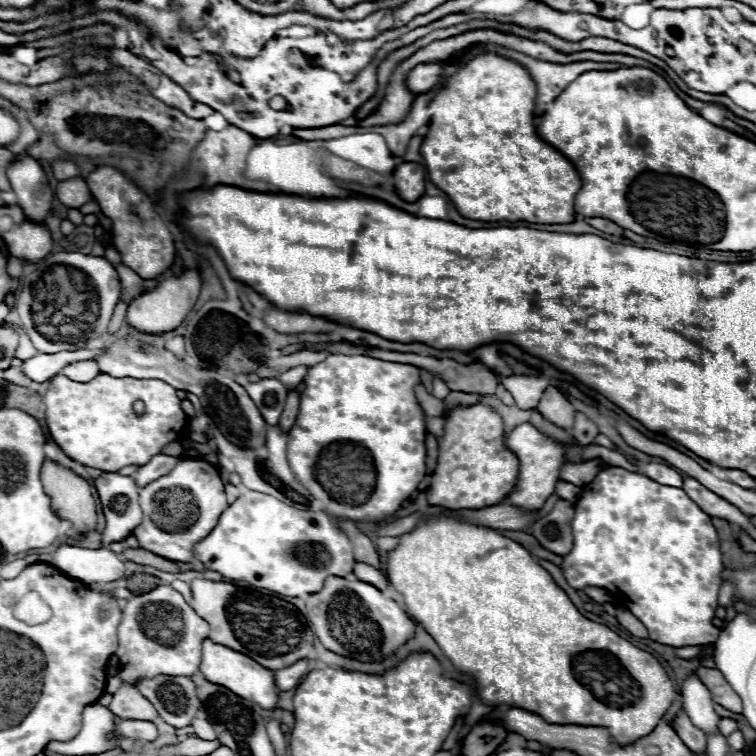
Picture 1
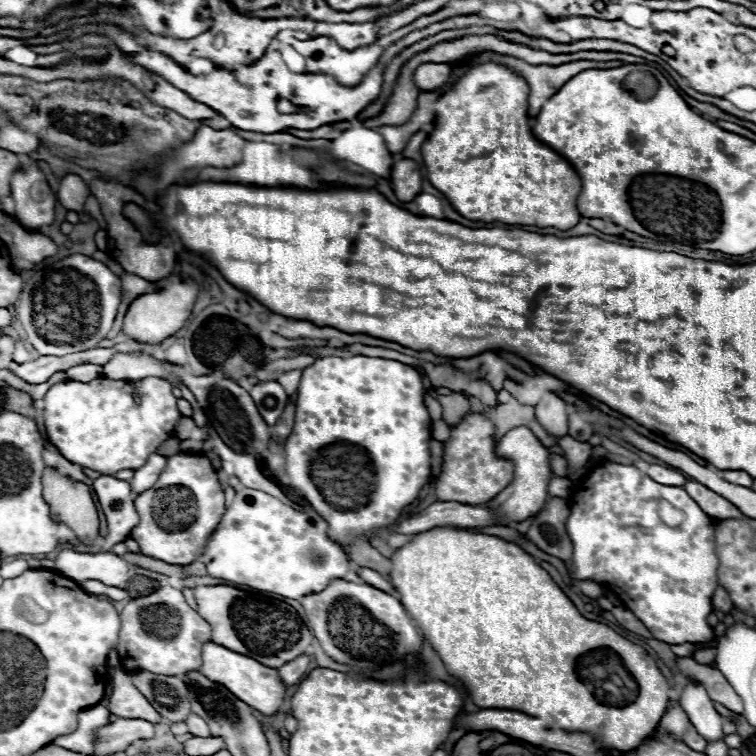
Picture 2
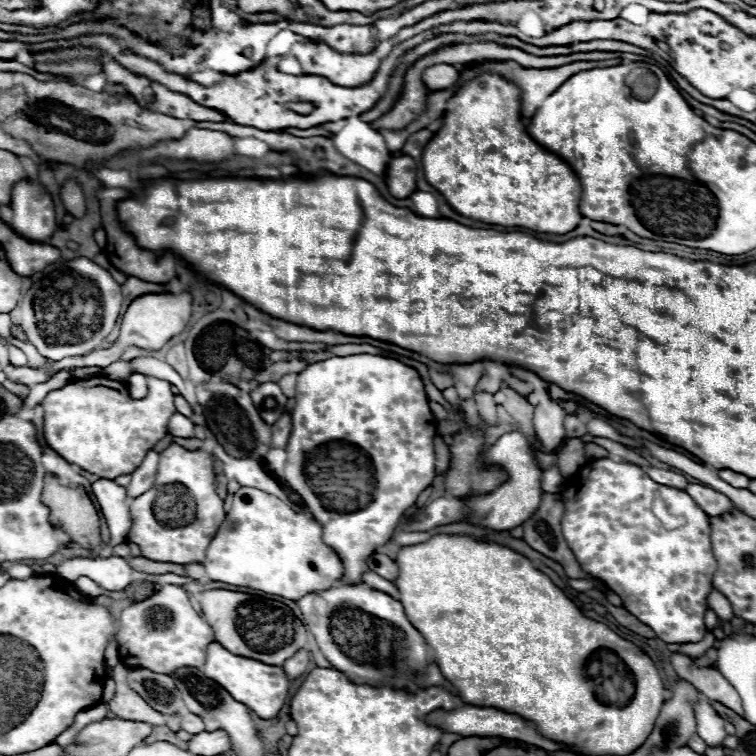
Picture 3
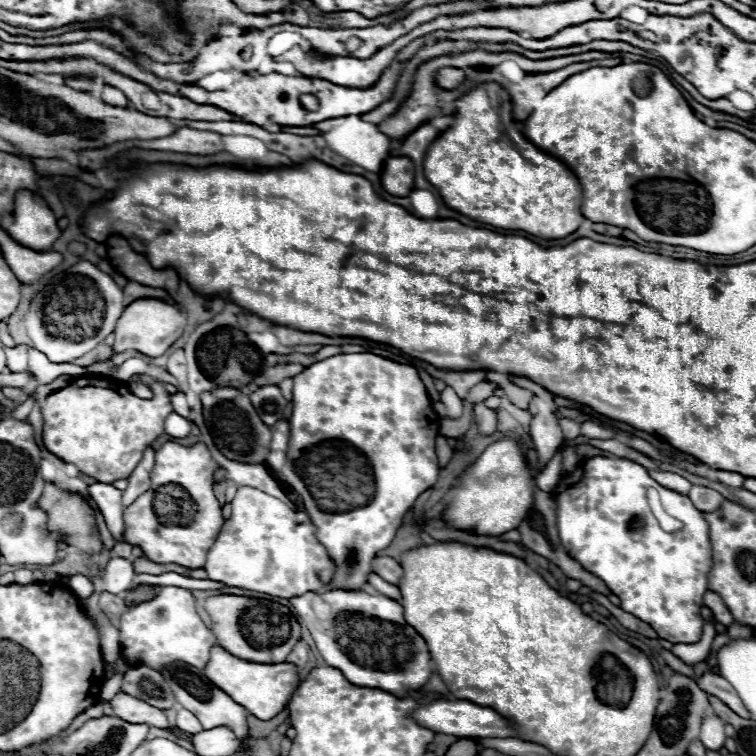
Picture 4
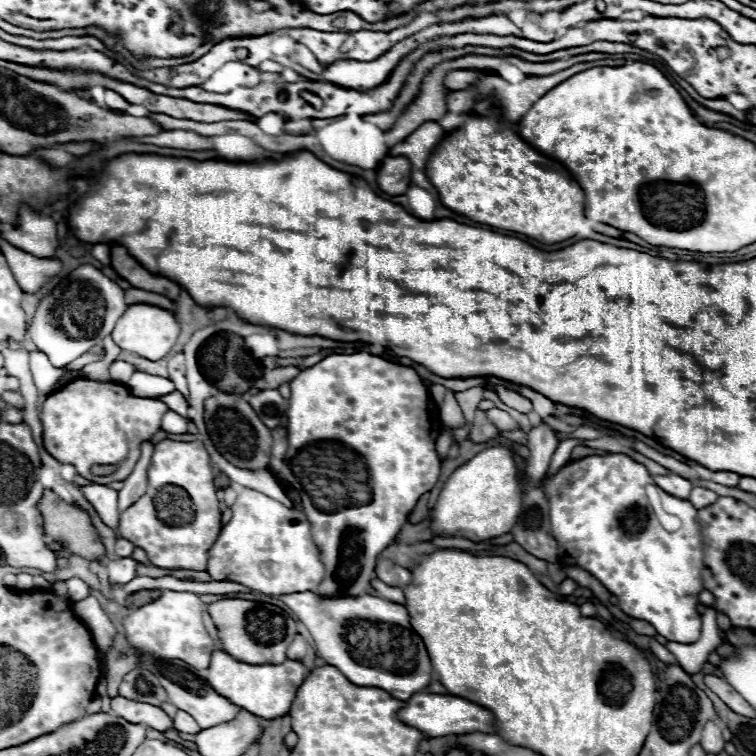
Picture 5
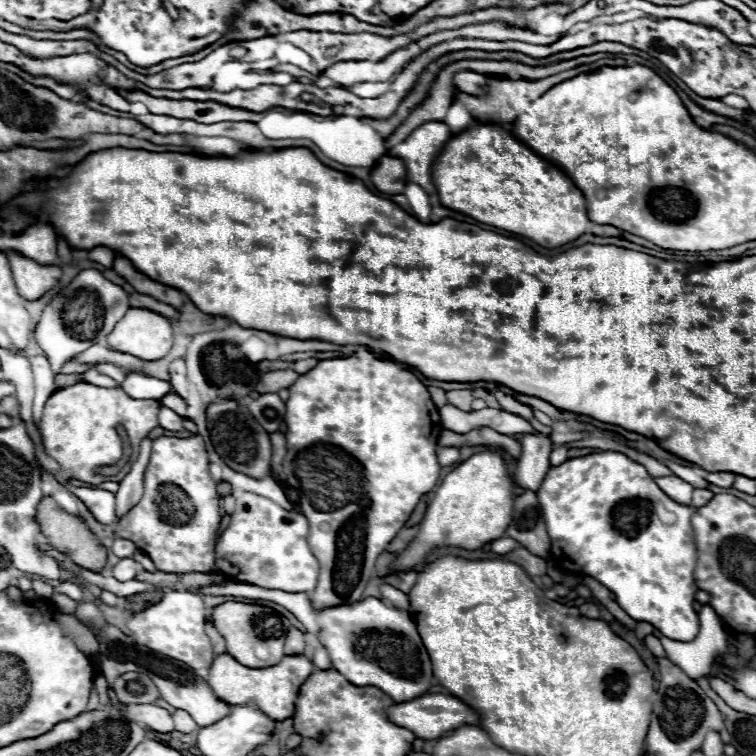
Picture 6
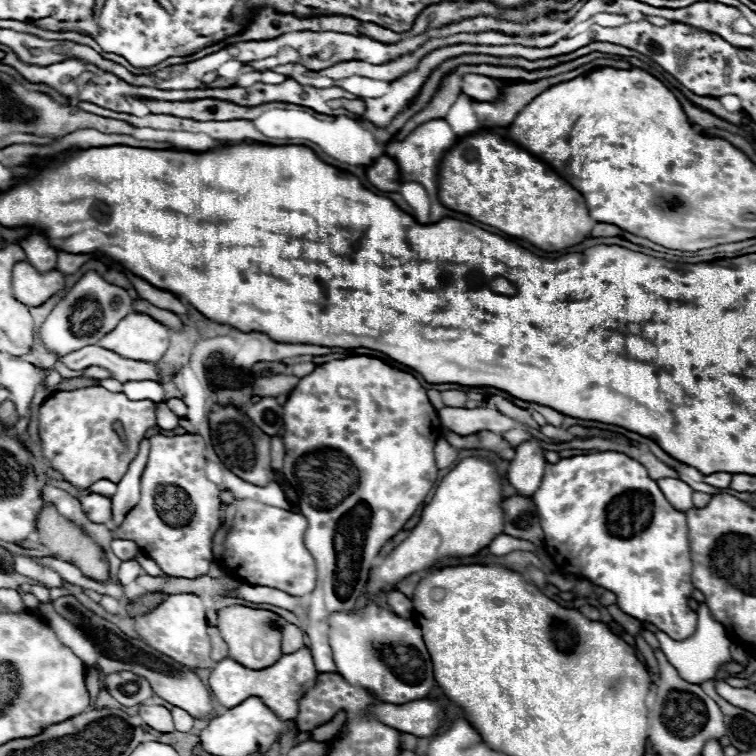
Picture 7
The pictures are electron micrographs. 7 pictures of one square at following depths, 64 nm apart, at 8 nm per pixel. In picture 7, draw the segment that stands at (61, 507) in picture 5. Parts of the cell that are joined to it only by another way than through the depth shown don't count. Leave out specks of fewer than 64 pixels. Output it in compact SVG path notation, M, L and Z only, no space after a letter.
M44 506L40 510L40 514L38 514L38 536L40 536L40 542L56 558L62 558L62 560L74 564L76 568L80 568L80 572L86 578L92 578L96 582L108 582L108 562L106 562L104 550L90 536L86 536L80 528L76 528L70 520L60 516L54 506Z

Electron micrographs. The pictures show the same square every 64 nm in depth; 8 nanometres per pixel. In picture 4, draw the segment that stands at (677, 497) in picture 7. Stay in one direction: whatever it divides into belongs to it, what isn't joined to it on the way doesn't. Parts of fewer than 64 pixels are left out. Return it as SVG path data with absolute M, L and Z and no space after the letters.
M650 472L650 476L652 476L660 486L664 486L664 488L668 488L668 490L674 490L674 492L678 492L678 494L684 494L684 496L688 494L688 490L690 490L690 486L692 486L686 478L674 474L674 472Z

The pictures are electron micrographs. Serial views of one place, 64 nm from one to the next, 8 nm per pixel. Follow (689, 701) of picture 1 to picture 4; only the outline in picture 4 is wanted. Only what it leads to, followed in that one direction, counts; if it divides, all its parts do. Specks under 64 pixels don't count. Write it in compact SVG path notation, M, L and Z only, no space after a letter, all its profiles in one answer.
M706 716L700 730L700 742L706 746L706 750L720 750L724 740L724 722L718 716Z

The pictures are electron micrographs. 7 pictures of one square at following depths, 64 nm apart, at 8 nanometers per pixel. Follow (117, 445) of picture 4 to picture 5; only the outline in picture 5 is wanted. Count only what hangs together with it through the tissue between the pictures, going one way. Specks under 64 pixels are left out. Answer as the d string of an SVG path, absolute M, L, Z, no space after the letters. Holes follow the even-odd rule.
M78 378L62 386L54 394L50 394L42 404L40 420L44 428L44 448L58 462L72 464L76 472L90 482L104 482L104 484L118 482L118 480L124 480L132 472L134 464L140 458L140 444L144 440L150 440L152 434L160 430L160 420L166 410L168 406L160 398L136 398L122 384L100 384L100 382ZM94 464L116 466L116 472L112 472L110 476L96 476L92 474Z

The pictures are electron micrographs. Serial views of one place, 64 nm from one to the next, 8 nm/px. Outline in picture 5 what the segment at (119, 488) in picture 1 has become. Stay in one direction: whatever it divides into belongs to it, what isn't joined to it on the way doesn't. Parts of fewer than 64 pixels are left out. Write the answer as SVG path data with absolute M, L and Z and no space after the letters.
M90 484L90 486L82 486L82 494L84 498L94 506L94 510L98 512L98 516L102 518L102 522L110 528L118 526L118 492L104 486L104 484Z

